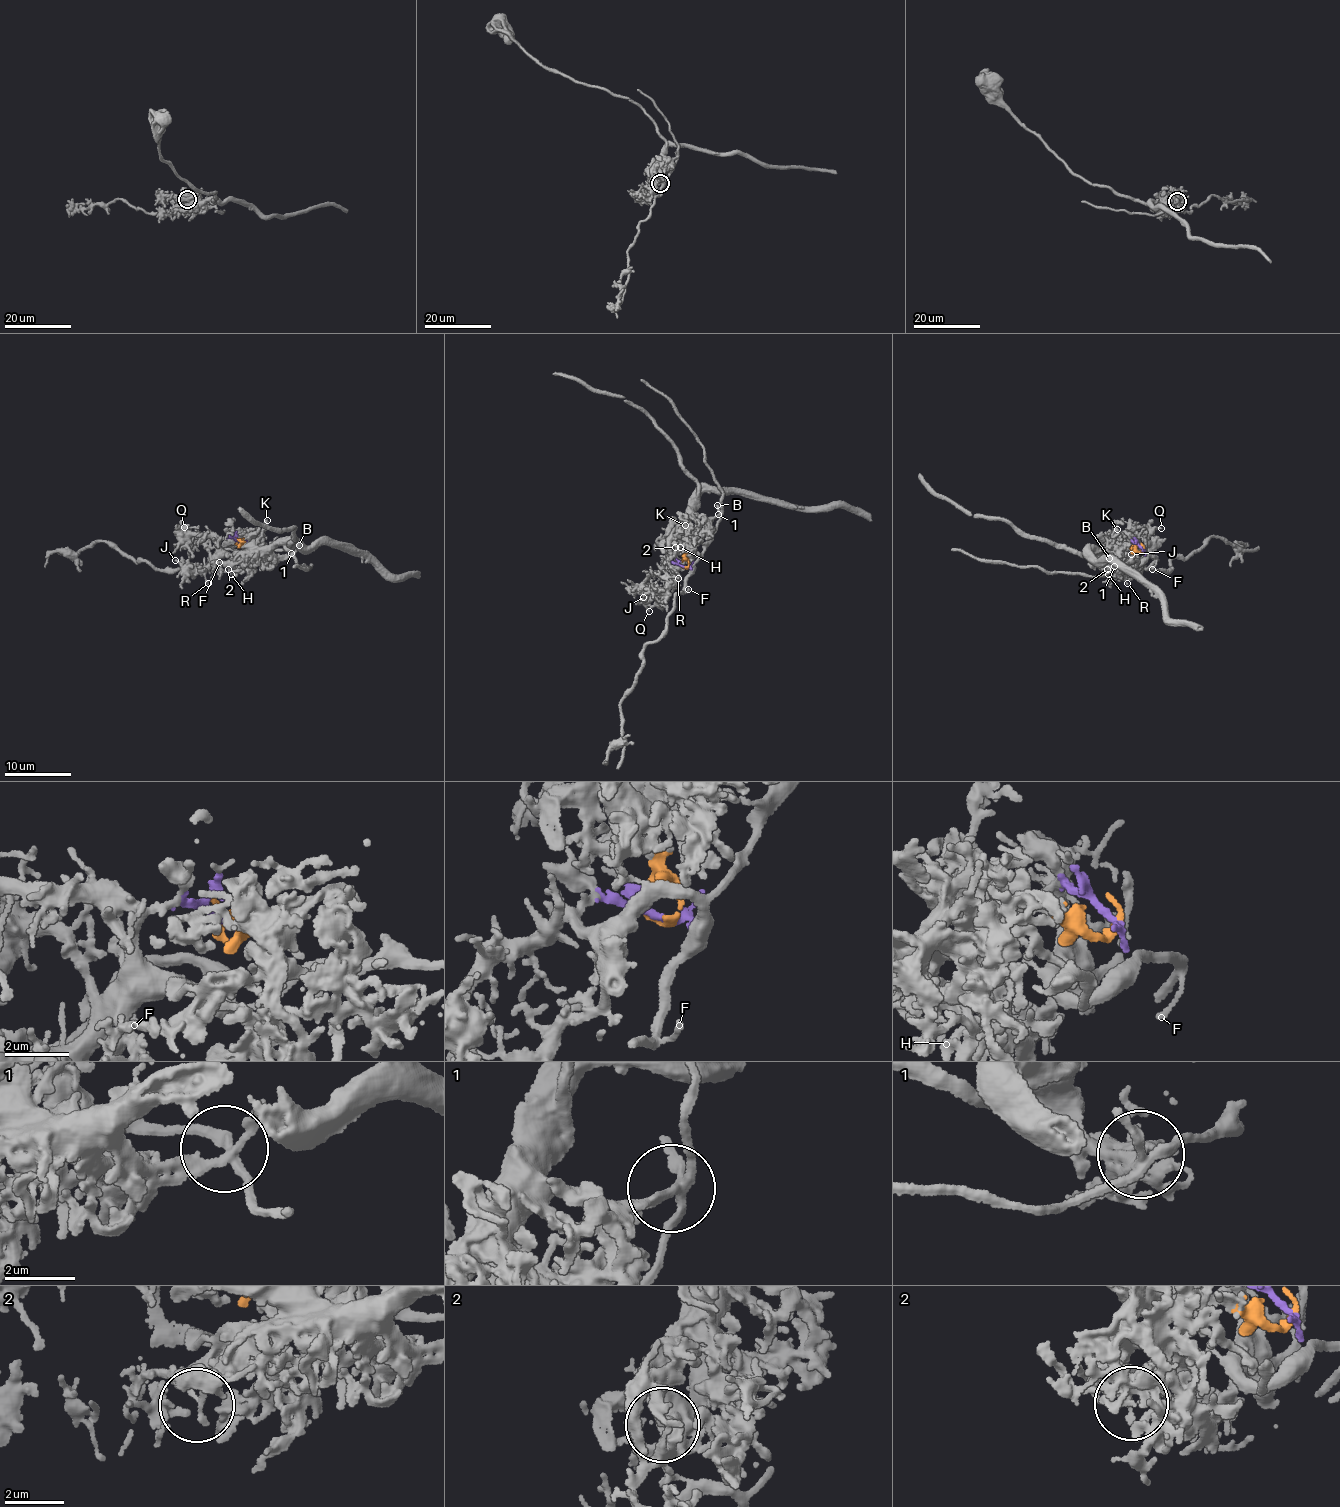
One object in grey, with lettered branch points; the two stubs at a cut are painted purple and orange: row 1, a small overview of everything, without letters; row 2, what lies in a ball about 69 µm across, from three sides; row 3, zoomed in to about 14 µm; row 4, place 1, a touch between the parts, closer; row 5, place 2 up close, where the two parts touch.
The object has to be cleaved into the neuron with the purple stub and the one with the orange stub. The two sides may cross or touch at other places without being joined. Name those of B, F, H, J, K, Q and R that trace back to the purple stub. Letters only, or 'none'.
F, J, Q, R

